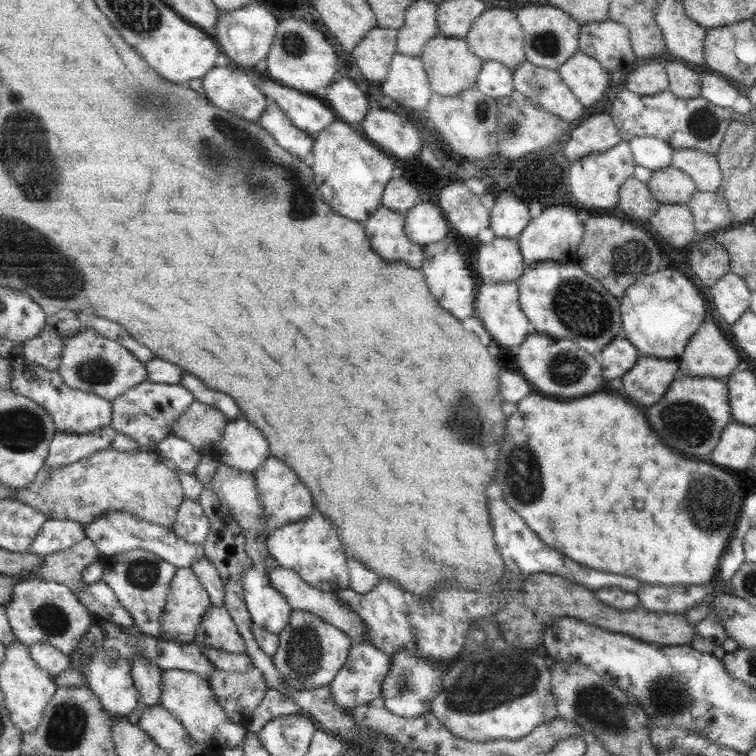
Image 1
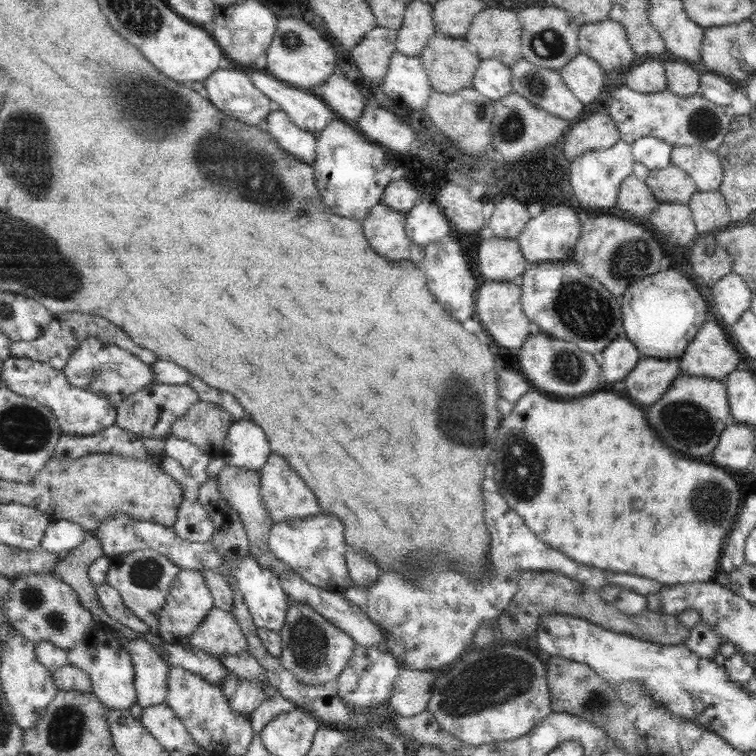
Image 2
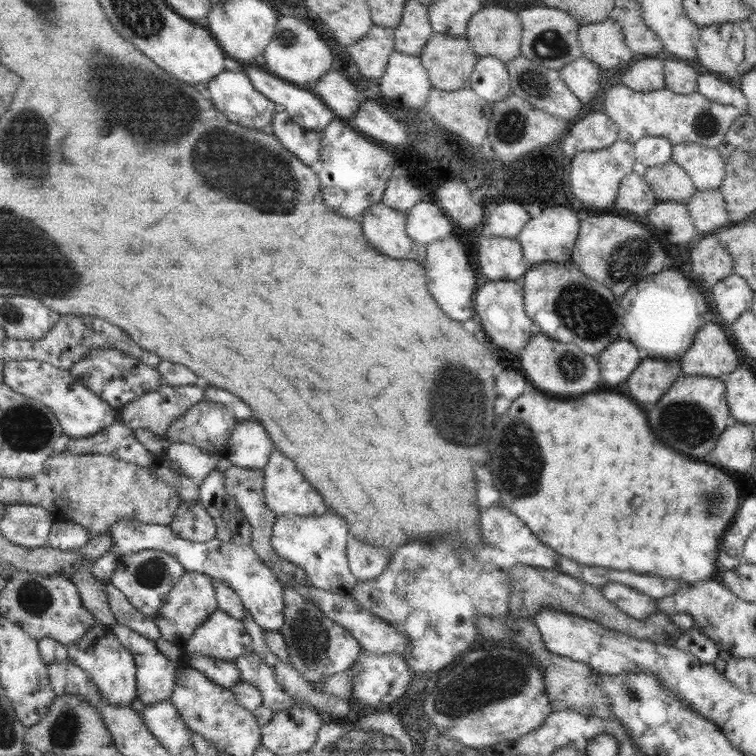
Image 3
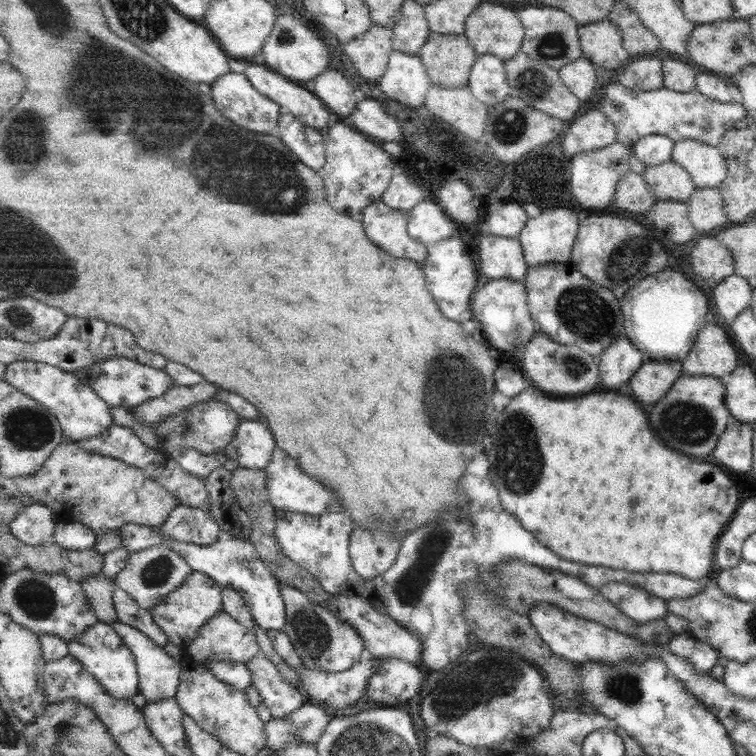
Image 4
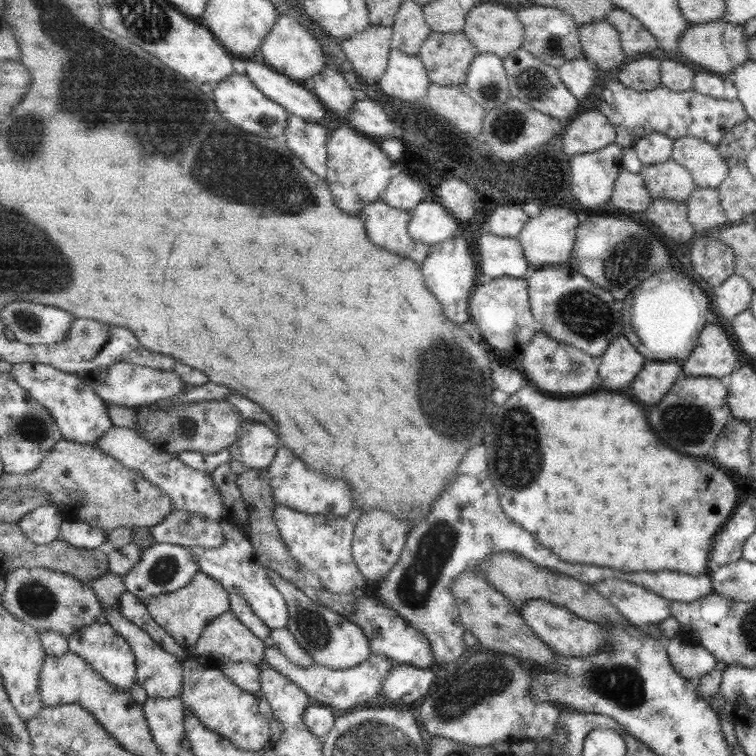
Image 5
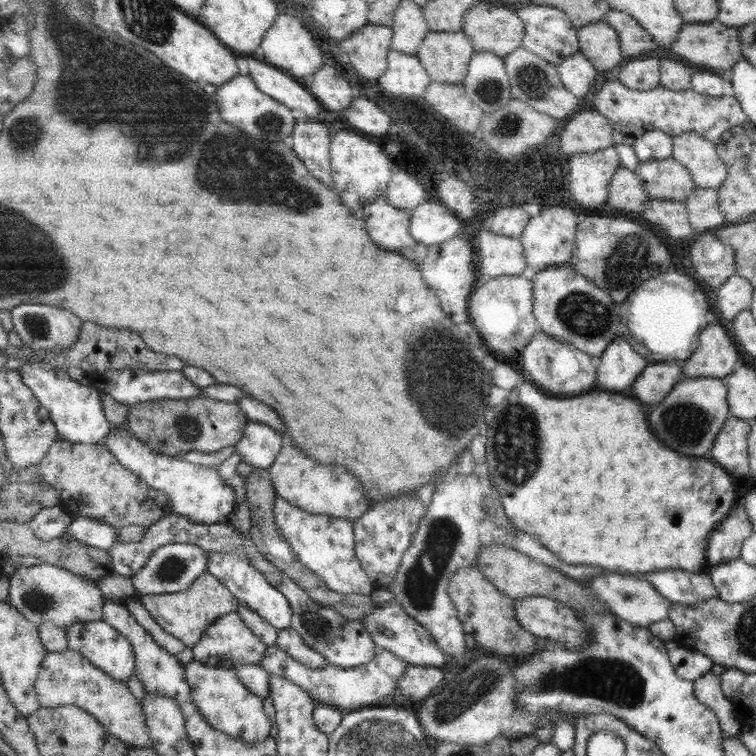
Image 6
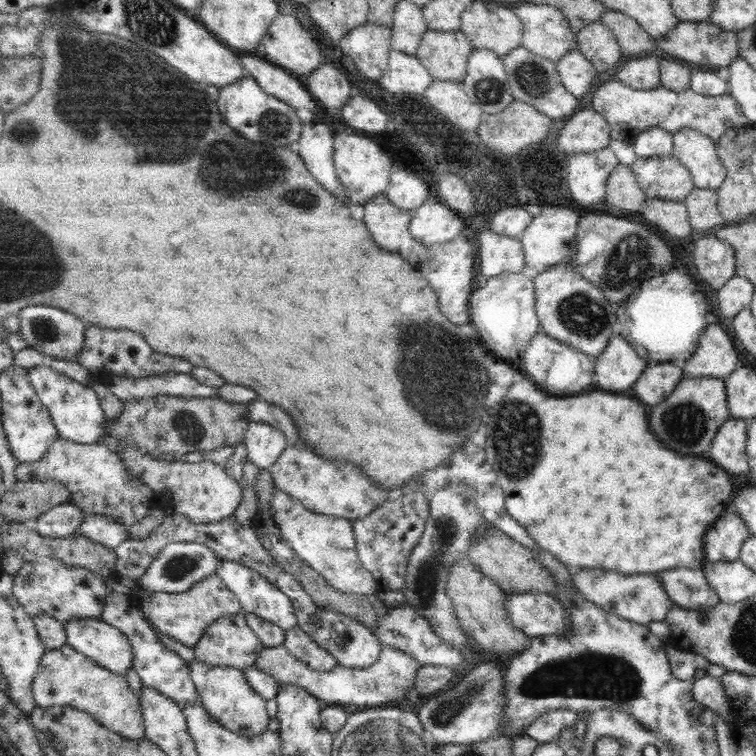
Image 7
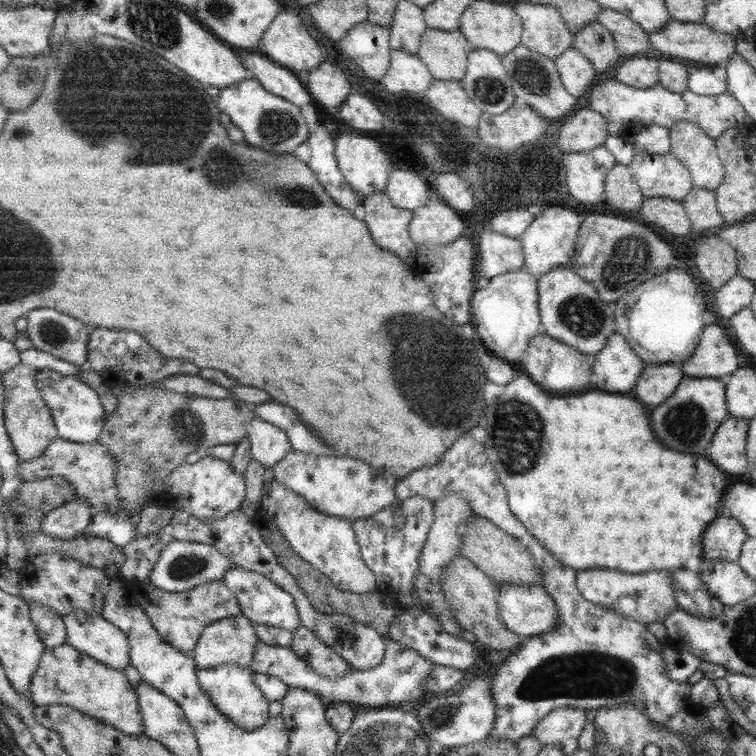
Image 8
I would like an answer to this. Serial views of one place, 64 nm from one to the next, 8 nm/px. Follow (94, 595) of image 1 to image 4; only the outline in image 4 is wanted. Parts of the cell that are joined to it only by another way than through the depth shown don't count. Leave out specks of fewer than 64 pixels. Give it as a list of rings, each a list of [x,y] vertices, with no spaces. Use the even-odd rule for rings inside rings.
[[[120,586],[115,588],[115,610],[119,620],[147,633],[158,645],[167,646],[169,635],[155,622],[152,611],[145,609]]]

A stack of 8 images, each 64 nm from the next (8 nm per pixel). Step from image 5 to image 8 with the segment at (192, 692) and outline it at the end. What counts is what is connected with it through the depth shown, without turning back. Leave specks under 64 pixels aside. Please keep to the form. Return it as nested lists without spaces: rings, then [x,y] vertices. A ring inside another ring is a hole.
[[[227,664],[215,668],[199,667],[198,674],[202,690],[225,715],[231,717],[243,729],[258,730],[270,719],[269,704],[271,701],[263,695],[263,690],[256,680],[256,672],[251,666]]]

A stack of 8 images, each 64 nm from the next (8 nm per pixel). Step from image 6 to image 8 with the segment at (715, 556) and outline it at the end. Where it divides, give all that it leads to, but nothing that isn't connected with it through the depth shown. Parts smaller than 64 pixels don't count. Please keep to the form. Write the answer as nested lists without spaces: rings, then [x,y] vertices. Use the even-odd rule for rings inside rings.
[[[719,513],[703,531],[702,557],[736,562],[746,537],[735,518]]]

